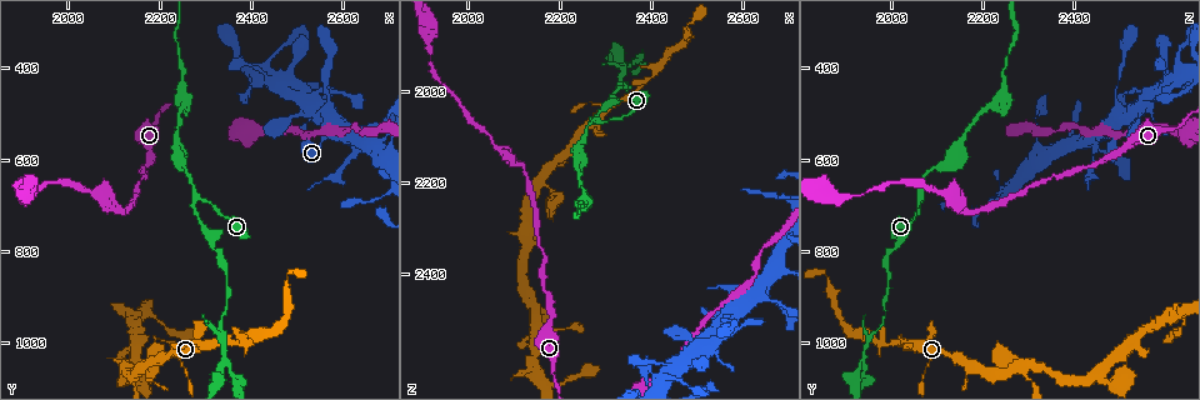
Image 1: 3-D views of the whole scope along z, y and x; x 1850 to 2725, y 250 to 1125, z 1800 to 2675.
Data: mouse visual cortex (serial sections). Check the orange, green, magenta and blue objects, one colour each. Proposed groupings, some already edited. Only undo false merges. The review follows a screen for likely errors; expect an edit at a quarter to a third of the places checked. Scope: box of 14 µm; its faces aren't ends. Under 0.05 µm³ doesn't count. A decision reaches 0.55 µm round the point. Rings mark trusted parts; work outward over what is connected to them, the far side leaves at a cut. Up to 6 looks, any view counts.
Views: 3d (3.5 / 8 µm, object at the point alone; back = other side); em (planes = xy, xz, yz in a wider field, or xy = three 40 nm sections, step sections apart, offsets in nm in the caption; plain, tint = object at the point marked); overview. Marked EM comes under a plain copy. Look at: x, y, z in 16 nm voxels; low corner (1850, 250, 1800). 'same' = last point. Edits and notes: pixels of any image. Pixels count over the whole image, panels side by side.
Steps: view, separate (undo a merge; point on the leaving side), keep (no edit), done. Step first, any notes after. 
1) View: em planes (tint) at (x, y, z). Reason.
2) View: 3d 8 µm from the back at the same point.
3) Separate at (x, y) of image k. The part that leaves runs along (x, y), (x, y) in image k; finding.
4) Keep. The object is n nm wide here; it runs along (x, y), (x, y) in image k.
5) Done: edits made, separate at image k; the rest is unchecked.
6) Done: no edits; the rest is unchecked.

View: 3d 3.5 µm at (2030, 670, 2095).

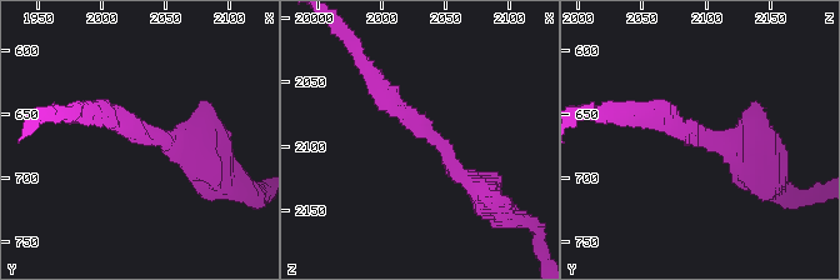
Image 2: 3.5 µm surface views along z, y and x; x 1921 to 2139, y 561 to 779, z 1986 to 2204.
View: em xy step 1 (tint) at (2036, 664, 2088). The arms are 200, 250 nm wide.

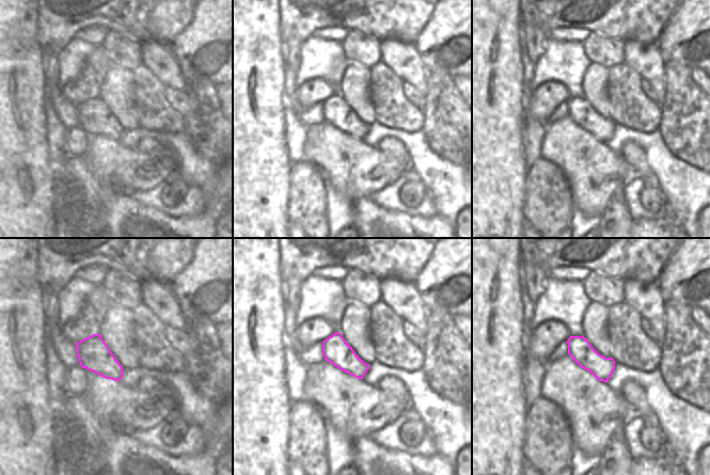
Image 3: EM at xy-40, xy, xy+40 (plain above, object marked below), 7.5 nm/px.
Keep. It runs along (483, 193), (371, 74) in image 2; all the same cell.

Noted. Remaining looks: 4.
View: em xy step 2 (tint) at (2285, 685, 2065). Side arm on a straight run.

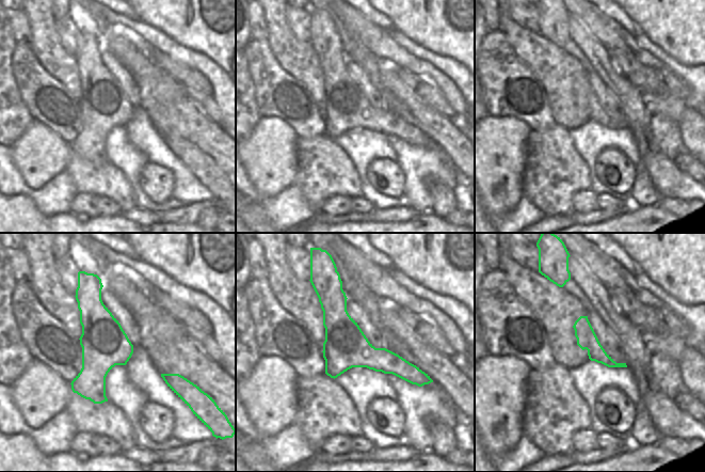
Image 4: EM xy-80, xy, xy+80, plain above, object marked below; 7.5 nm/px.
View: 3d 3.5 µm at the same point. Wider look.

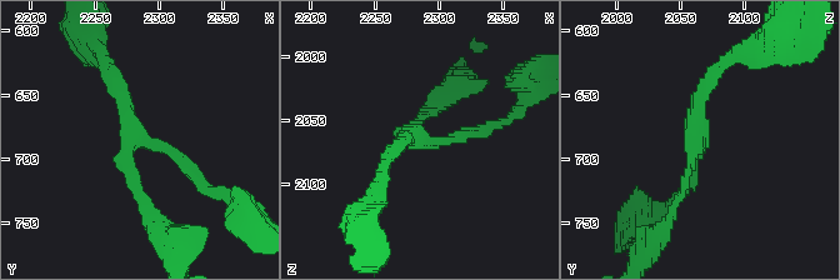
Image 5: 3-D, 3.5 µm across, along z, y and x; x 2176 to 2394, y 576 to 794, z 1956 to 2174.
Keep. The object is 340 nm wide here; it runs along (206, 188), (134, 130), (110, 69) in image 5; all the same cell.

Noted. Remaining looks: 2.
View: 3d 3.5 µm at (2130, 1050, 2290). Thick turns thin.

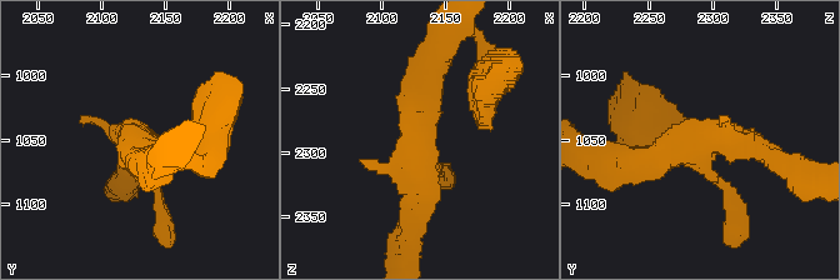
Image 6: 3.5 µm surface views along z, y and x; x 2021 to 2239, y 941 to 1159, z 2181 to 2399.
View: em xy step 3 (tint) at (2126, 1052, 2290). Now the EM.

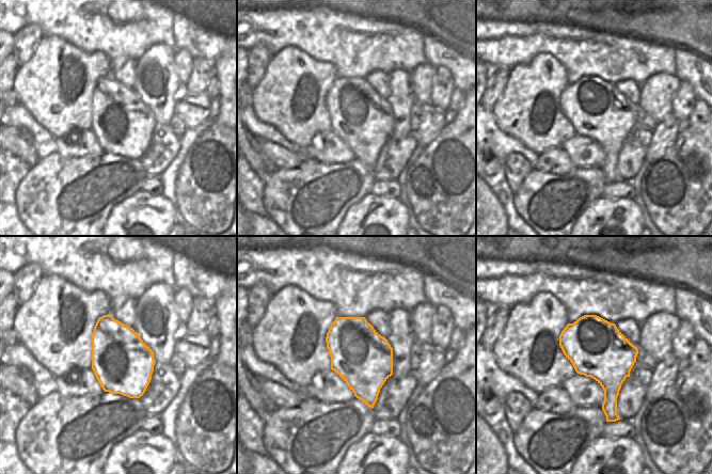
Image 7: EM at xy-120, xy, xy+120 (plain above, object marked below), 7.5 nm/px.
Keep. It runs along (428, 68), (409, 218) in image 6; one cell here.

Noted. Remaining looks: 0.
Done: no edits; the rest is unchecked.

